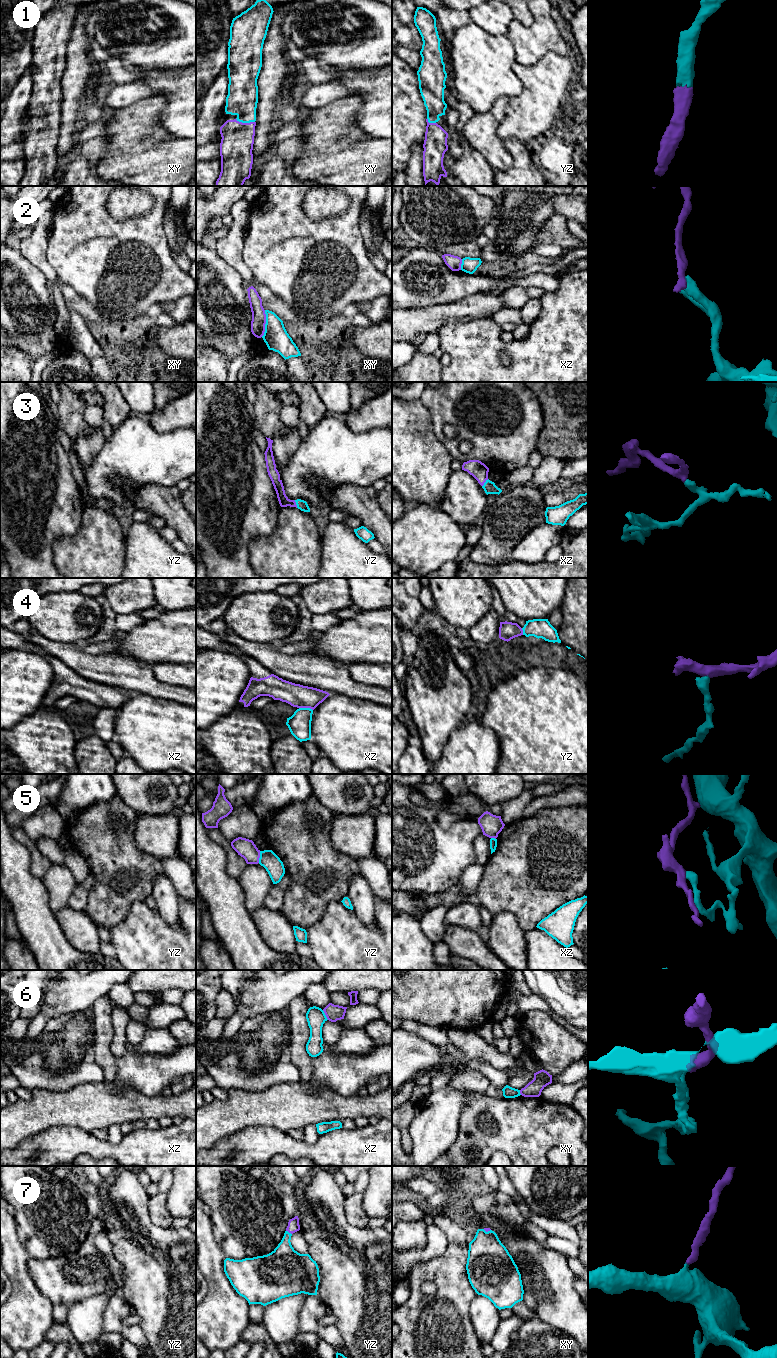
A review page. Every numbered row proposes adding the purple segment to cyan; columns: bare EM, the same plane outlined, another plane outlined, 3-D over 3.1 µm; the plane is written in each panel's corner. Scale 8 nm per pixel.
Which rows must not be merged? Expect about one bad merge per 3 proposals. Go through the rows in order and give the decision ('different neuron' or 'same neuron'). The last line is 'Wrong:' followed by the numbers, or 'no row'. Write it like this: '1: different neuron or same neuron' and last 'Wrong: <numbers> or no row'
1: same neuron
2: different neuron
3: same neuron
4: different neuron
5: different neuron
6: different neuron
7: same neuron
Wrong: 2, 4, 5, 6

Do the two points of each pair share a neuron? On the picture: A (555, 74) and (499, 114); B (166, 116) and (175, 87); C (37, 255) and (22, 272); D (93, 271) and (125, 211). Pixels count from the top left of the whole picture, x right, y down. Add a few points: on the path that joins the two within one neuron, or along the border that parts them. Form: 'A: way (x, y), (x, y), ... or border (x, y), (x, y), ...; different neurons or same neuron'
A: border (509, 98), (505, 116), (496, 132); different neurons
B: way (173, 109), (175, 107), (175, 94); same neuron
C: border (19, 250), (43, 274), (46, 280); different neurons
D: border (107, 200), (107, 211), (117, 220), (143, 217); different neurons

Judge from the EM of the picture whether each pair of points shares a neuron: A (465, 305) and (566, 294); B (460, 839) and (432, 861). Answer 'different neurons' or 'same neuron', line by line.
A: different neurons
B: same neuron

